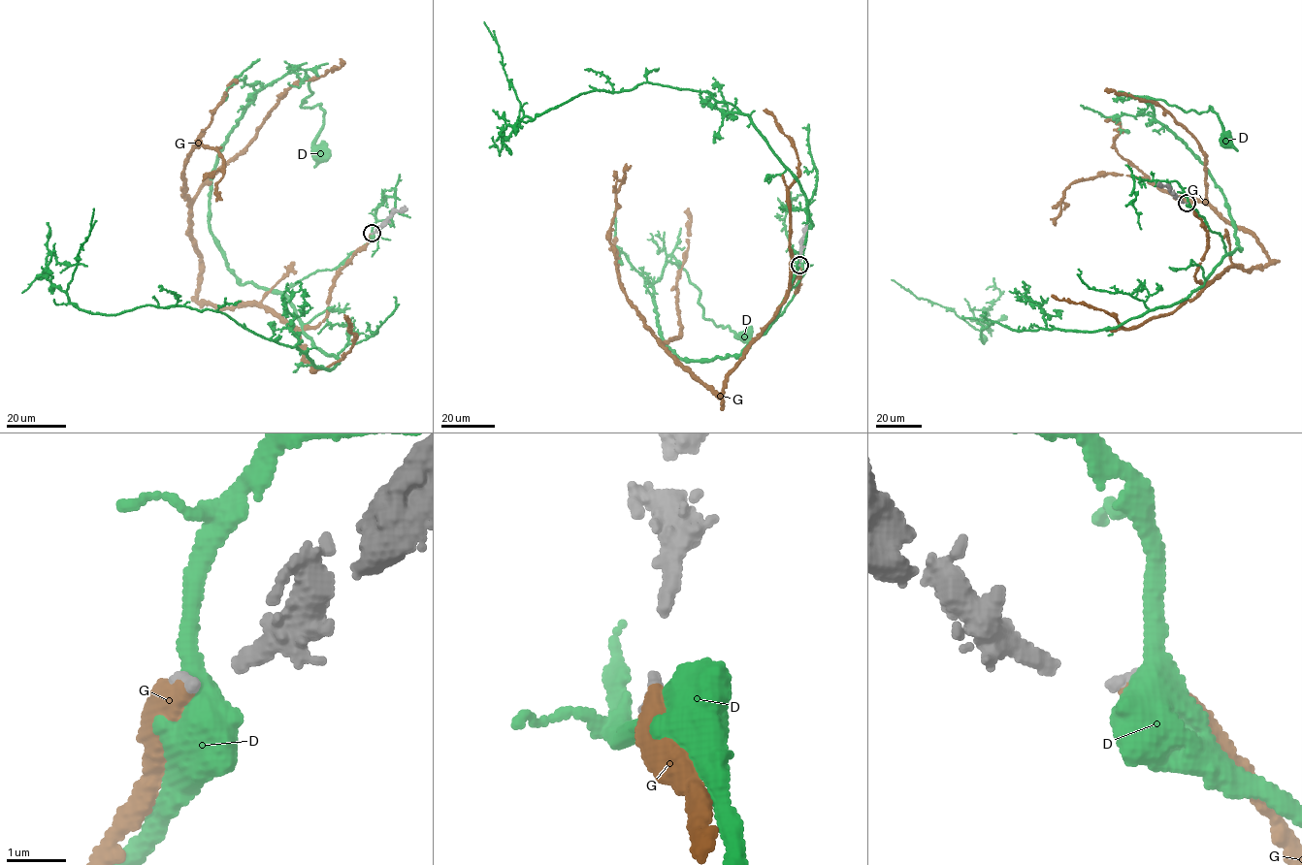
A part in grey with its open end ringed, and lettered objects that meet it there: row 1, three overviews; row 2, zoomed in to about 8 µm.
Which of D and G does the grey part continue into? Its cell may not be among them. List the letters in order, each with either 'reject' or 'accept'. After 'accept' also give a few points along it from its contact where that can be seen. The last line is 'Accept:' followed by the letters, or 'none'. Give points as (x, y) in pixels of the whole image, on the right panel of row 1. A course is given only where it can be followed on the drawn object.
D: reject
G: accept; it runs (1187, 203), (1207, 232), (1201, 284), (1268, 262), (1210, 204), (1193, 137), (1158, 105), (1104, 91)
Accept: G

